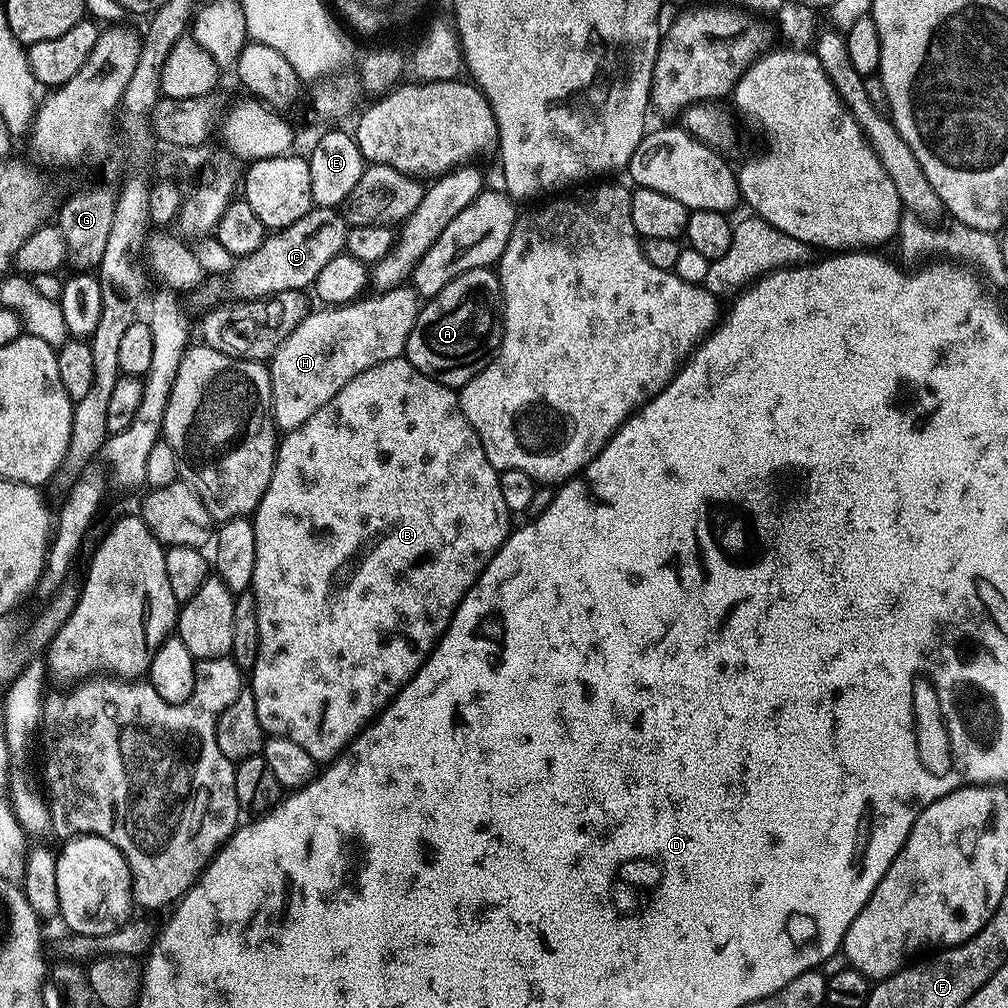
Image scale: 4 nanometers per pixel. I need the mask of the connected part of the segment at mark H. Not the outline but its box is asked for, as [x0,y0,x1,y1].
[267,286,418,430]

